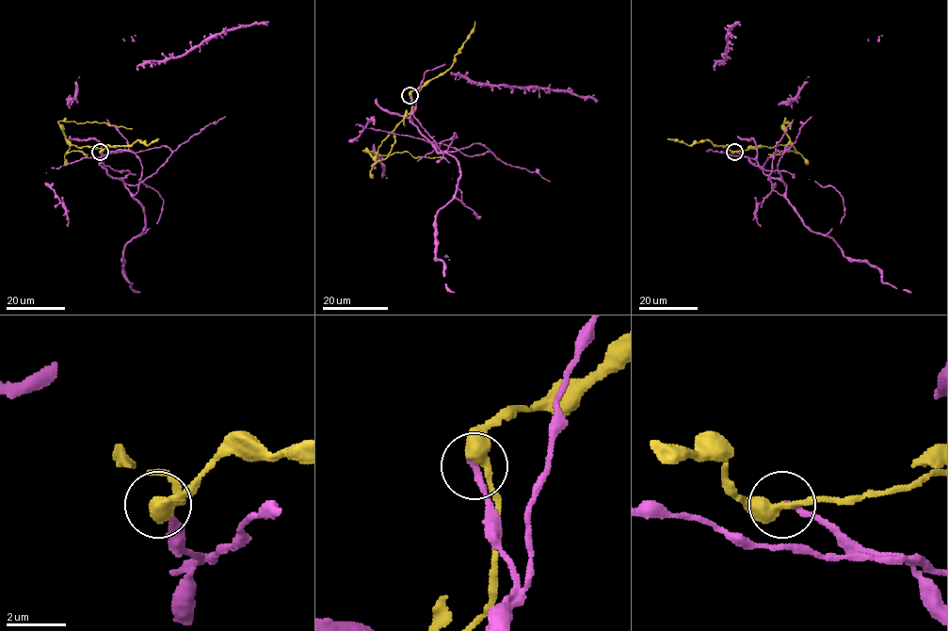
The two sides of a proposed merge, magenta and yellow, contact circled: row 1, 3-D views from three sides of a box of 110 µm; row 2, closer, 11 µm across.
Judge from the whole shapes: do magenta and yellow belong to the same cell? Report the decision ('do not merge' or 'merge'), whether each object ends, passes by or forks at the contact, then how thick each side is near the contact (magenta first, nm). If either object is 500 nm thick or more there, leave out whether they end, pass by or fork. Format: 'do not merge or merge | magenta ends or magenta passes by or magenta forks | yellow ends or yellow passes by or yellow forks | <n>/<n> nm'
do not merge | magenta ends | yellow passes by | 240/420 nm

